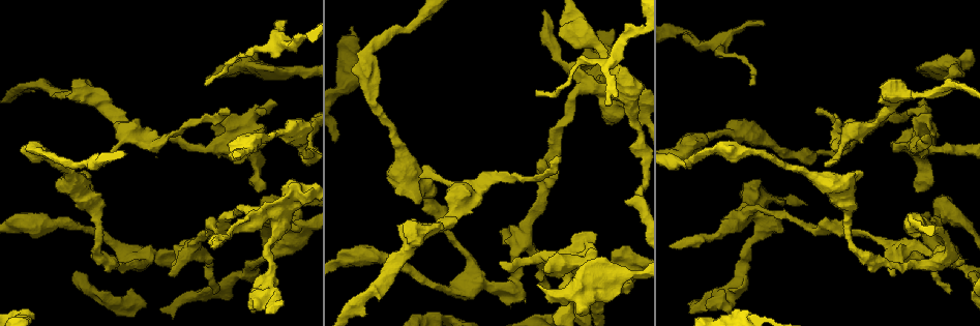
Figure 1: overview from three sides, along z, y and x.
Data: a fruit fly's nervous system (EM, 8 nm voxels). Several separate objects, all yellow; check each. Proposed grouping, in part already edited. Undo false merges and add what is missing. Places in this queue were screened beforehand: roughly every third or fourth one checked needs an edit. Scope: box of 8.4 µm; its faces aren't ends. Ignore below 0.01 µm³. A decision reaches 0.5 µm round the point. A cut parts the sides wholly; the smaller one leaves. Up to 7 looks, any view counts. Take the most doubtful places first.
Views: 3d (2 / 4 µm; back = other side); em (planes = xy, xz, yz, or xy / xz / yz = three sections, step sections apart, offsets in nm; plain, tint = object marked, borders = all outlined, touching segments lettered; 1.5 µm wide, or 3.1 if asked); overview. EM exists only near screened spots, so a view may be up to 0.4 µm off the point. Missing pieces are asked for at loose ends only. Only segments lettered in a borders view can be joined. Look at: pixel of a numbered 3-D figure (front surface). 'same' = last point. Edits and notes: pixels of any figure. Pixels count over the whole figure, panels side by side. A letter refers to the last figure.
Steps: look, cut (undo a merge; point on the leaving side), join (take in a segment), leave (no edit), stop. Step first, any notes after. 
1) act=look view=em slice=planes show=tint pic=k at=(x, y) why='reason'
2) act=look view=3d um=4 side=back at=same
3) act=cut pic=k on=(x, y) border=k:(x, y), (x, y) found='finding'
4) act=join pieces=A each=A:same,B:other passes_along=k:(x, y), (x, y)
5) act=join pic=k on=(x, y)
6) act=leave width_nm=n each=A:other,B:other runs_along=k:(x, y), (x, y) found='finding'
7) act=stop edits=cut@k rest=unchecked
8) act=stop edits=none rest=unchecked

act=look view=3d um=2 pic=1 at=(548, 286) why='branch stops here'

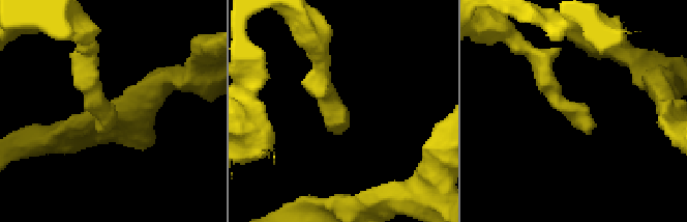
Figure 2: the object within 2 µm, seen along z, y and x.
act=look view=em slice=xy step=8 show=borders pic=2 at=(327, 125)

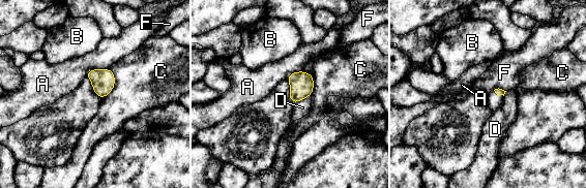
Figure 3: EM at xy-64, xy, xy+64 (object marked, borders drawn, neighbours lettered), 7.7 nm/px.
act=leave longest_contact=C:260nm each=A:other,B:other,C:other,D:other,F:other border=3:(300, 70), (312, 74) found='no lettered segment goes on from it'

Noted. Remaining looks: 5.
act=look view=3d um=4 pic=1 at=(612, 103) why='thin end'

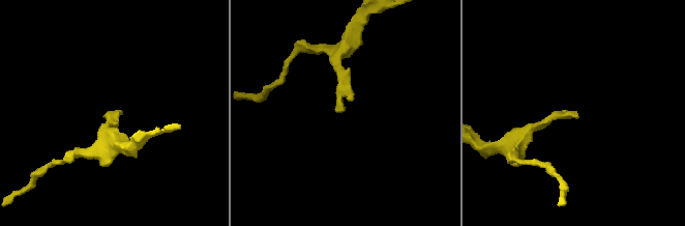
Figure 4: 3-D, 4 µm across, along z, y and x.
act=look view=em slice=yz step=8 show=tint pic=4 at=(109, 113) why='shape alone is not enough'

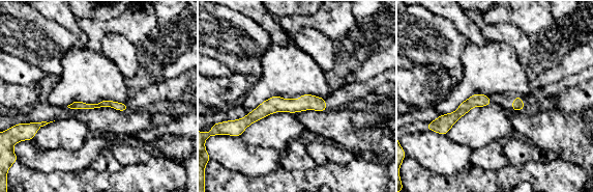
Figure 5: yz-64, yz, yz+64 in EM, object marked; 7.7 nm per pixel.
act=look view=em slice=planes show=borders at=same why='cut it another way'

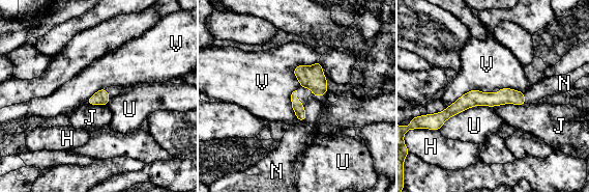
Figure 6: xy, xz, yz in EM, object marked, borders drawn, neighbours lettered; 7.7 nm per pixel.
act=join pieces=N each=H:other,J:other,N:same,U:other,V:other found='it goes on there'

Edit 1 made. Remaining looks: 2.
act=look view=em slice=planes show=plain pic=1 at=(931, 130) why='branch stops here'

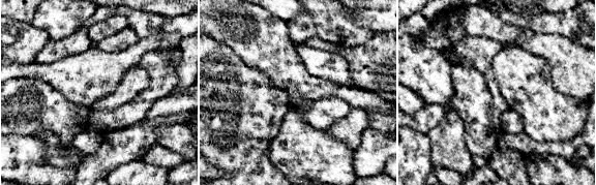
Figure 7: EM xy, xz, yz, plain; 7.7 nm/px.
act=look view=em slice=planes show=borders at=same why='what lies round it'

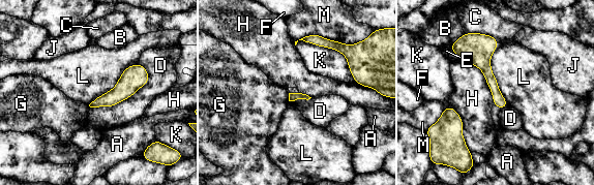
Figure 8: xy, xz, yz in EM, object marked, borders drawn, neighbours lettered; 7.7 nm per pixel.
act=leave each=A:other,B:other,C:other,D:other,E:other,F:other,G:other,H:other,J:other,K:other,L:other,M:other border=8:(497, 43), (491, 70), (508, 104) found='none of them fits'

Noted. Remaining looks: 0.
act=stop edits=join@6 rest=unchecked

